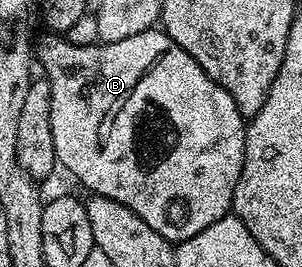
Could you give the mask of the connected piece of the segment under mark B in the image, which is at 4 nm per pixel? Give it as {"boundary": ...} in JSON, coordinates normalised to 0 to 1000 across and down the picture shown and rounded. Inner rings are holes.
{"boundary":[[[500,112],[437,127],[437,142],[397,142],[397,157],[308,157],[311,165],[228,165],[228,146],[195,142],[189,131],[156,131],[139,169],[123,169],[119,225],[139,236],[149,296],[172,322],[172,532],[185,532],[185,592],[202,625],[219,625],[265,685],[288,708],[288,723],[371,742],[424,787],[464,801],[517,876],[566,906],[629,899],[662,861],[702,846],[728,816],[742,816],[765,790],[775,757],[781,682],[808,622],[808,562],[815,558],[818,453],[795,427],[781,382],[768,382],[768,352],[732,330],[715,307],[675,277],[675,262],[609,191],[546,116]]]}

